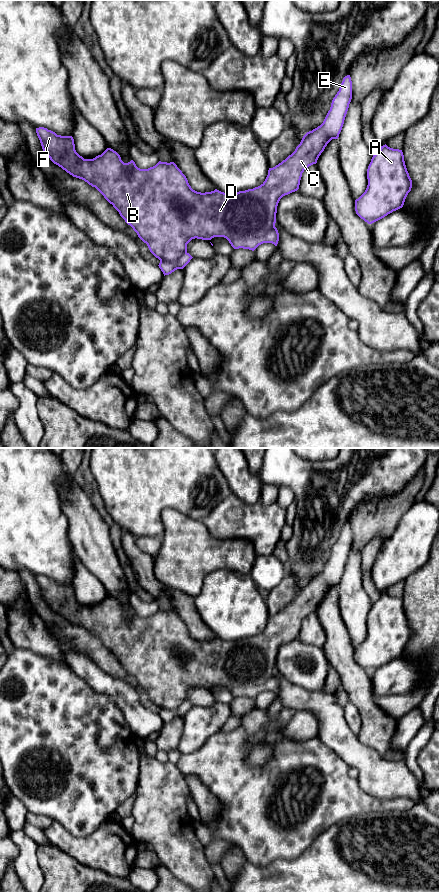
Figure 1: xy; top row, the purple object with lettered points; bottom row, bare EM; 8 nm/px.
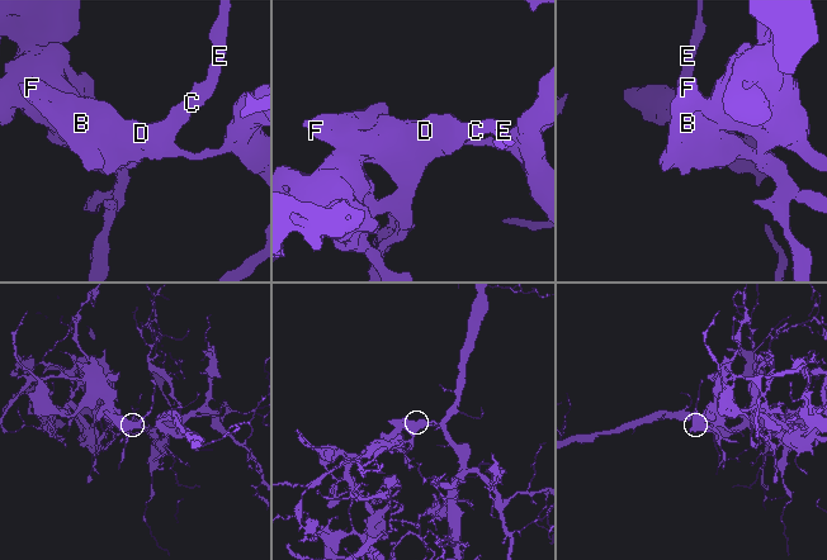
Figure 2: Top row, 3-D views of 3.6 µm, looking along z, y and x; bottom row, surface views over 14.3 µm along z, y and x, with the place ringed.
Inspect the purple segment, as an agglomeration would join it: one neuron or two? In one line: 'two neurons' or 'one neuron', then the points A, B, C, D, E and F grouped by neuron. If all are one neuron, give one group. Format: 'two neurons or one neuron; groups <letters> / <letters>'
two neurons; groups A / B C D E F

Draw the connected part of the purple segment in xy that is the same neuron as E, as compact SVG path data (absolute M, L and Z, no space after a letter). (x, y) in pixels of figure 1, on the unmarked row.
M347 523L343 526L323 571L307 580L291 603L269 616L268 623L260 634L237 641L224 641L217 637L197 640L191 636L186 624L174 610L159 609L153 615L140 617L133 608L124 611L120 603L111 596L93 607L84 607L76 600L72 584L57 583L44 575L36 576L36 581L50 608L73 625L95 635L147 692L156 706L176 710L187 700L187 692L195 686L211 688L214 685L224 685L236 688L259 685L269 680L275 674L280 647L299 637L302 621L317 611L332 587L338 587L351 547L352 529L350 523Z

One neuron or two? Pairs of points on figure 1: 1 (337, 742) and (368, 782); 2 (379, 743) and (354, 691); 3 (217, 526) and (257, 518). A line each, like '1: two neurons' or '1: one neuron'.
1: one neuron
2: one neuron
3: one neuron

